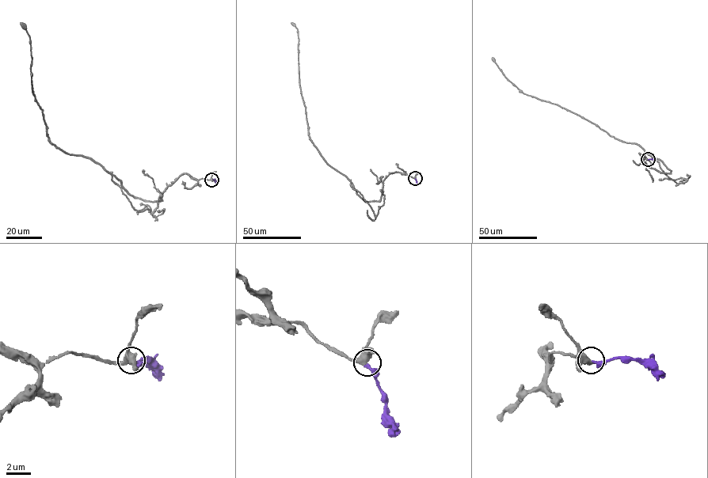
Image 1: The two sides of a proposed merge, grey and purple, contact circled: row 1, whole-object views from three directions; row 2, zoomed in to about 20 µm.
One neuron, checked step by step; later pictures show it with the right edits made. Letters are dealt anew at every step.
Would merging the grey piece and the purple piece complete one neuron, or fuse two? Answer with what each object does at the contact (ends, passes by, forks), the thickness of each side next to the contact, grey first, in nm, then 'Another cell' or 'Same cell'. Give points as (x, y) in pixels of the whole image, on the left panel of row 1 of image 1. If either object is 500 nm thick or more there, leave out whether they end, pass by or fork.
At the ring grey forks. At the ring purple ends. Thickness 360 nm (grey) against 240 nm. Same cell

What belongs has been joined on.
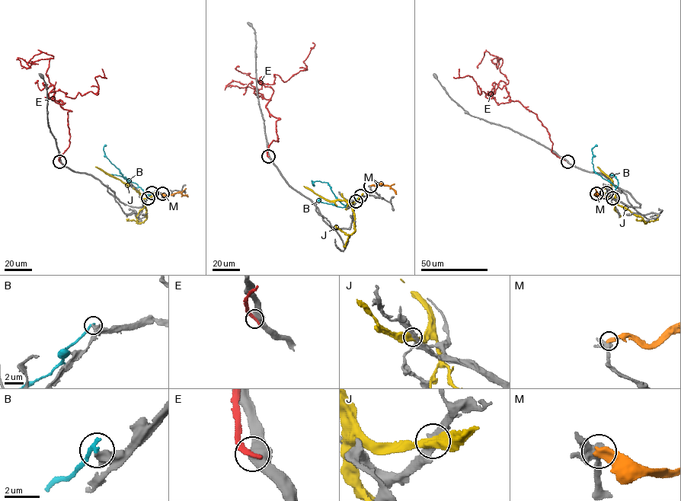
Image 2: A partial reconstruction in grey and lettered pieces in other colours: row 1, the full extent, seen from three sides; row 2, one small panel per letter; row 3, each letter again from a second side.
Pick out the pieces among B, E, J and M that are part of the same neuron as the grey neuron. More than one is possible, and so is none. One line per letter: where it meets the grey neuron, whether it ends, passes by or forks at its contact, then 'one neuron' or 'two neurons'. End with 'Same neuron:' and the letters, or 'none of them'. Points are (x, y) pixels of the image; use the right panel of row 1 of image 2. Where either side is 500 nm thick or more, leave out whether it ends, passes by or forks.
B: (606, 193) | it ends | two neurons
E: (567, 161) | two neurons
J: (612, 198) | it passes by | two neurons
M: (596, 193) | two neurons
Same neuron: none of them

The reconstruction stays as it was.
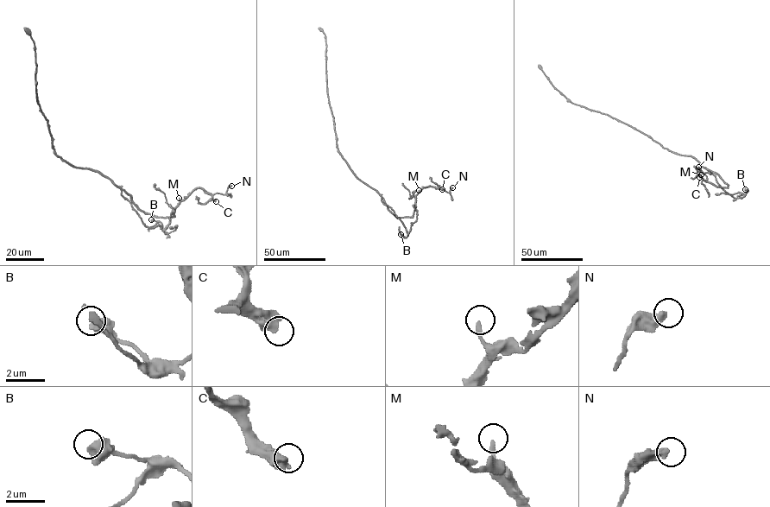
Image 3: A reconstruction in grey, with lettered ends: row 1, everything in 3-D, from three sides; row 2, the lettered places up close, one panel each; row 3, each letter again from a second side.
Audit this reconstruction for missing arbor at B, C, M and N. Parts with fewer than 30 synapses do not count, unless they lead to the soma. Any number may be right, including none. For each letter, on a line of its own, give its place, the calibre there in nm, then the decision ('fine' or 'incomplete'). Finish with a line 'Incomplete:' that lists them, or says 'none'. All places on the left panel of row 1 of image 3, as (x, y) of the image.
B: place (151, 219); calibre 600 nm; fine
C: place (216, 201); calibre 500 nm; incomplete
M: place (179, 198); calibre 170 nm; fine
N: place (231, 186); calibre 360 nm; fine
Incomplete: C

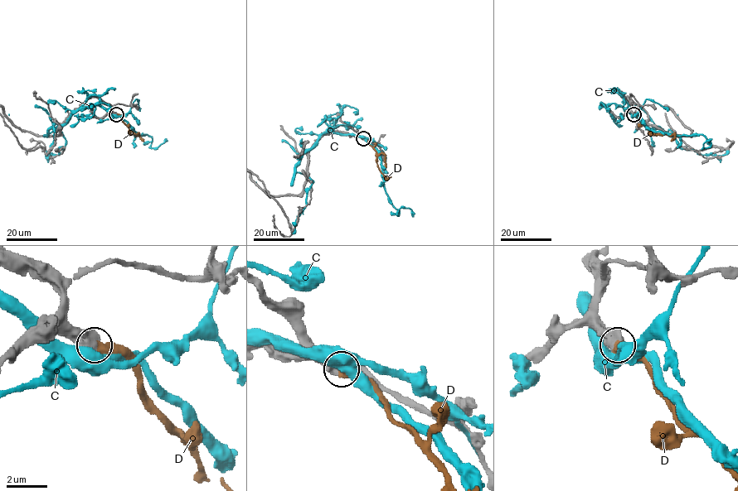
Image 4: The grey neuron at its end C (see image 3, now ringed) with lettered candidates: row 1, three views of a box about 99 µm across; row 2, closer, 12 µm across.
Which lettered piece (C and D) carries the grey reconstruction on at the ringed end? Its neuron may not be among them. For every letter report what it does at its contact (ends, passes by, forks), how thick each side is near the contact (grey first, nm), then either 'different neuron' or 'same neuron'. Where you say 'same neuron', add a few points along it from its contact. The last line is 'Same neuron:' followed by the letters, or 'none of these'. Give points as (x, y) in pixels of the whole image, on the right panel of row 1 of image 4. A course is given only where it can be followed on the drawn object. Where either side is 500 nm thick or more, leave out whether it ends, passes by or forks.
C: 600/800 nm | different neuron
D: 600/440 nm | same neuron | via (633, 114), (653, 132), (673, 135), (671, 141)
Same neuron: D

